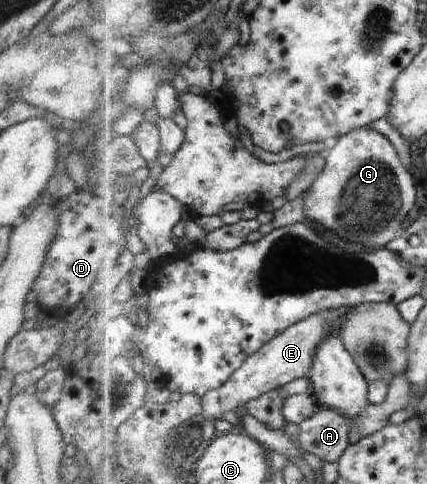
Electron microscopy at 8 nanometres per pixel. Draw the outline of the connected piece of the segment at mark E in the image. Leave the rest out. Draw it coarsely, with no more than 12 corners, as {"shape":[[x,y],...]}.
{"shape":[[349,311],[319,312],[276,336],[206,395],[203,414],[309,378]]}

